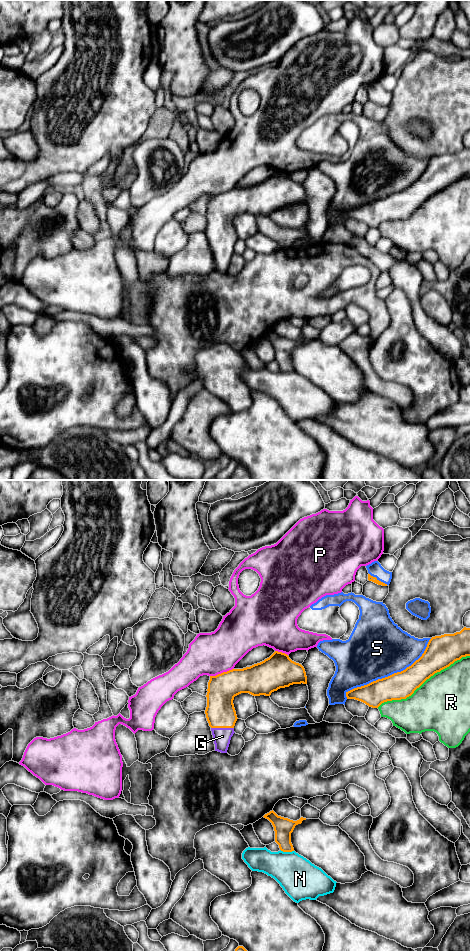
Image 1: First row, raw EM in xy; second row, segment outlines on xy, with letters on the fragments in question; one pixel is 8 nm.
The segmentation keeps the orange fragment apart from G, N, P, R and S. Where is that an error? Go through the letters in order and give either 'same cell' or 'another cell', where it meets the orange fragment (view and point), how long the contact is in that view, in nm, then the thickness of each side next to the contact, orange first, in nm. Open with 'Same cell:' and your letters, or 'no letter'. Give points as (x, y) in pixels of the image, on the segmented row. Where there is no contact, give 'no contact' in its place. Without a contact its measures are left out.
Same cell: G
G: same cell; contact xy (222, 727); length 180 nm; calibres 240 and 140 nm
N: another cell; contact xy (287, 851); length 110 nm; calibres 160 and 320 nm
P: another cell; contact xy (221, 673); length 200 nm; calibres 240 and 340 nm
R: another cell; contact xy (423, 682); length 850 nm; calibres 240 and 460 nm
S: another cell; contact xy (390, 675); length 850 nm; calibres 220 and 480 nm

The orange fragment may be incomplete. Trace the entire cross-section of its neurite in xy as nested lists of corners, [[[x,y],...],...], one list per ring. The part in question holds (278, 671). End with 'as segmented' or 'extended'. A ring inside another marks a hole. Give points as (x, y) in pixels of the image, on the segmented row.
[[[275,651],[269,658],[243,669],[232,669],[216,676],[210,676],[207,689],[206,718],[211,727],[214,738],[215,751],[227,753],[237,715],[234,708],[234,697],[241,693],[249,693],[253,696],[270,696],[272,692],[293,684],[307,684],[307,676],[304,667],[292,661],[285,653]]] | extended

